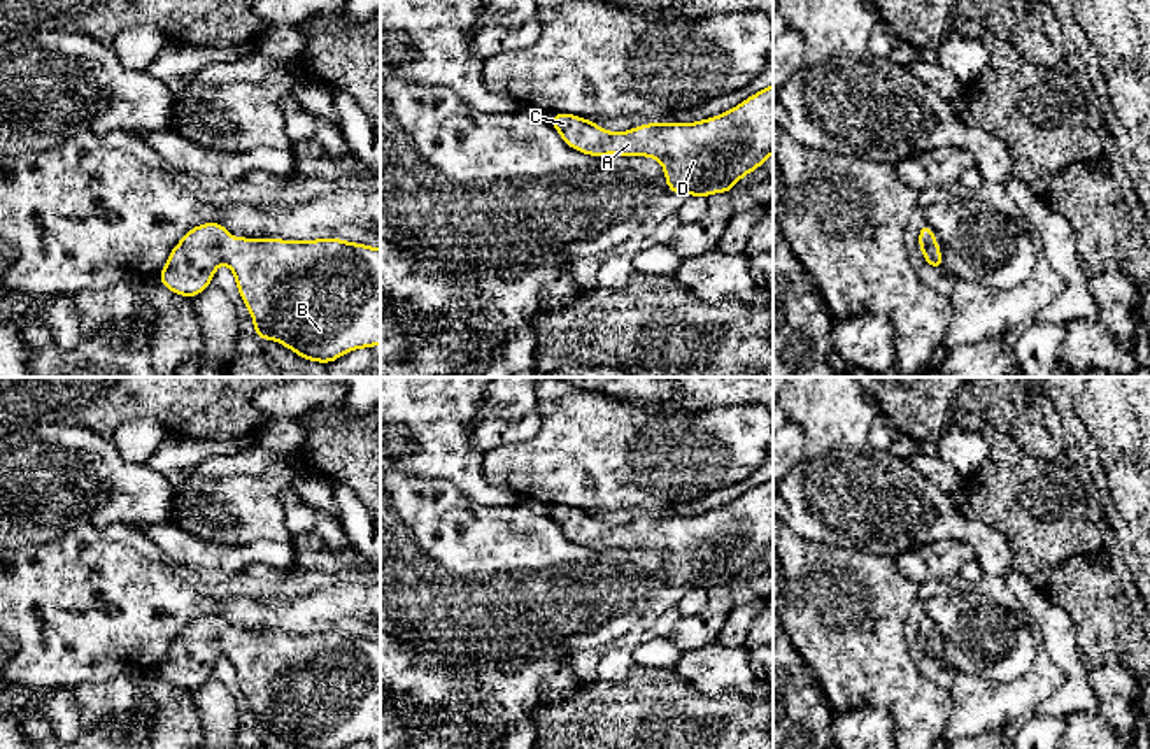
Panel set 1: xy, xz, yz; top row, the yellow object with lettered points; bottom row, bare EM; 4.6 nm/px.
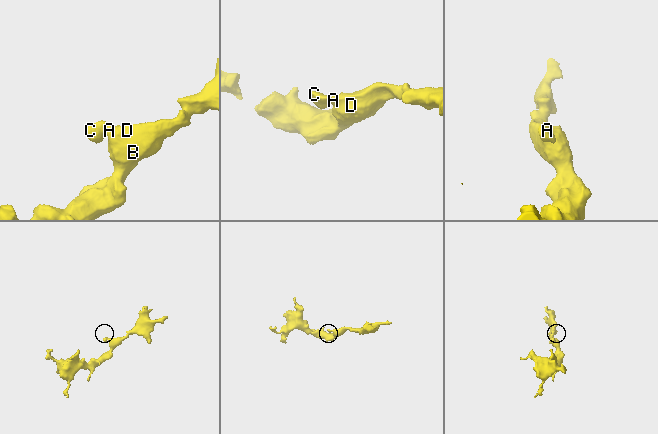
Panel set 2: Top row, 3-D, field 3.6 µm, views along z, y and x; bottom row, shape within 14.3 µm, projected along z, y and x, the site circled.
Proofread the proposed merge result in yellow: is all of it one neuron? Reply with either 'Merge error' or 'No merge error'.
No merge error

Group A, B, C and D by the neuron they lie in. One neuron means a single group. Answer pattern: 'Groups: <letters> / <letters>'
Groups: A B C D

